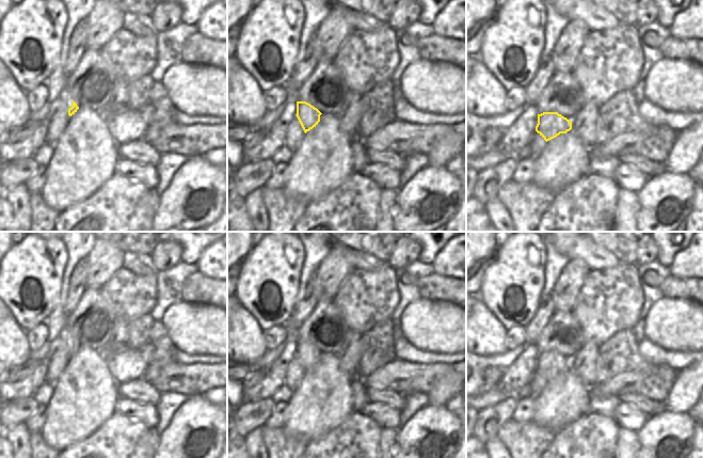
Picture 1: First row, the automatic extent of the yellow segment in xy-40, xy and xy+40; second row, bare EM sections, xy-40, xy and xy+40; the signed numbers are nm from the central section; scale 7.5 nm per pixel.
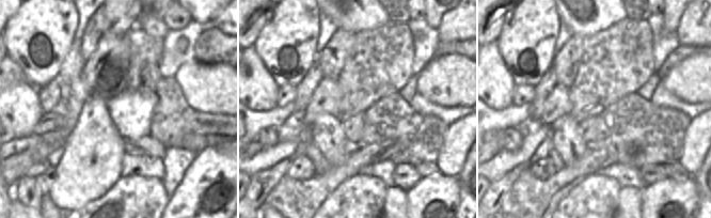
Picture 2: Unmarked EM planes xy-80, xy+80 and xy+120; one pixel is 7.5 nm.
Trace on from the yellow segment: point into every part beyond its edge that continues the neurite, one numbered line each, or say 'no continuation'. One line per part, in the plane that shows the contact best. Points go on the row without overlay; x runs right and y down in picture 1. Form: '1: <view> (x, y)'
1: xy (294, 373)

